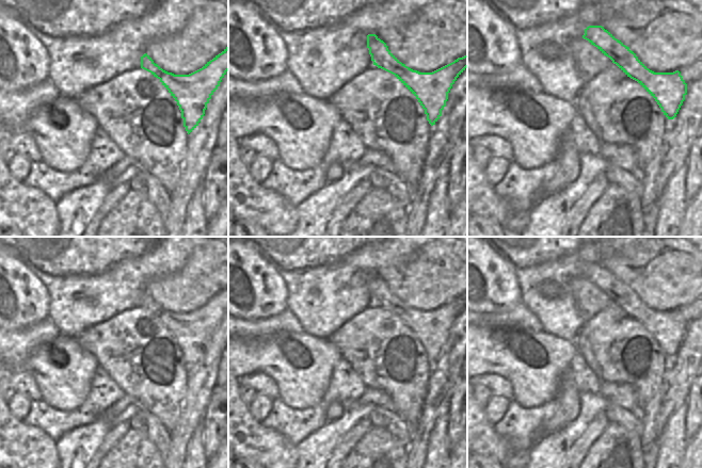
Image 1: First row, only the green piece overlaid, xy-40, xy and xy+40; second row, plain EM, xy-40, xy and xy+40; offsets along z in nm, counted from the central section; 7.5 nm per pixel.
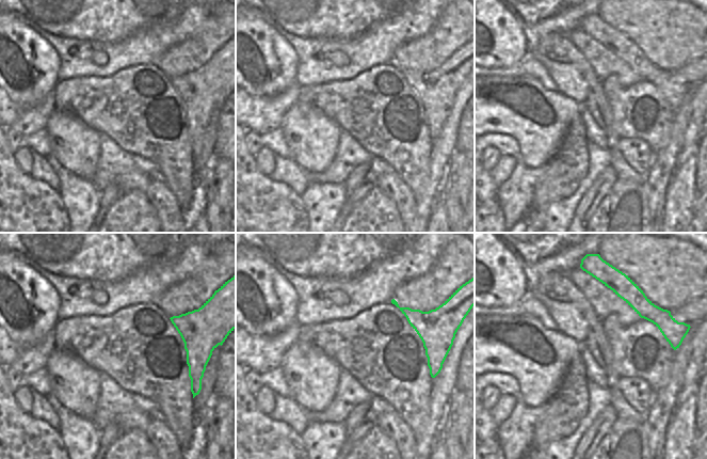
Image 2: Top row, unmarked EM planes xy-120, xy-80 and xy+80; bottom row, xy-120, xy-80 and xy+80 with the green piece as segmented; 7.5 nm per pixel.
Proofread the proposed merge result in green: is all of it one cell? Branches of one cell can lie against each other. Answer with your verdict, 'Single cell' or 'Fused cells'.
Single cell

